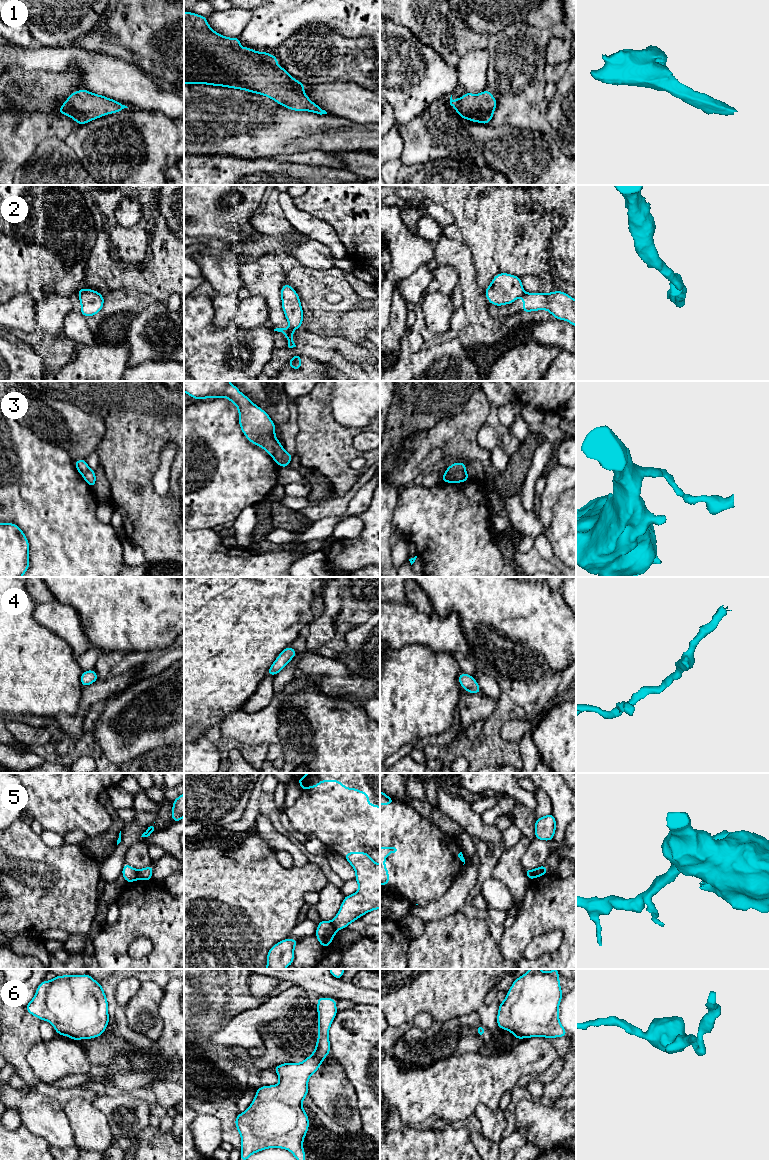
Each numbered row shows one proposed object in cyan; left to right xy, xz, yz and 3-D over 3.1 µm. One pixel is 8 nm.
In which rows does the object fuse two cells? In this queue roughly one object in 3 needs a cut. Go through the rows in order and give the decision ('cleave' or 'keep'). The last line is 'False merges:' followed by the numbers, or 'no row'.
1: keep
2: cleave
3: cleave
4: keep
5: cleave
6: keep
False merges: 2, 3, 5

